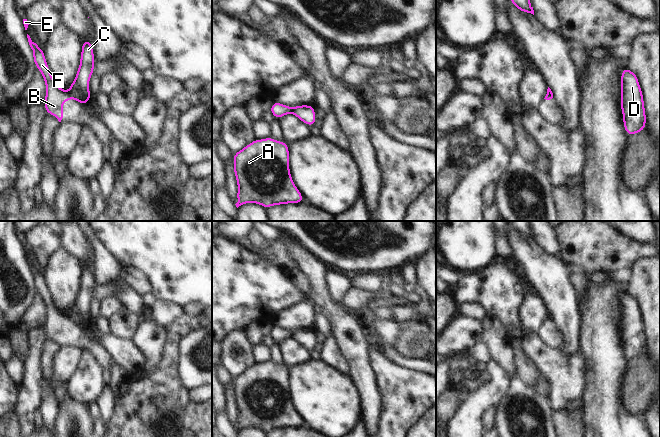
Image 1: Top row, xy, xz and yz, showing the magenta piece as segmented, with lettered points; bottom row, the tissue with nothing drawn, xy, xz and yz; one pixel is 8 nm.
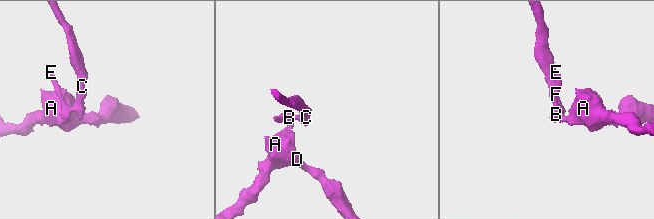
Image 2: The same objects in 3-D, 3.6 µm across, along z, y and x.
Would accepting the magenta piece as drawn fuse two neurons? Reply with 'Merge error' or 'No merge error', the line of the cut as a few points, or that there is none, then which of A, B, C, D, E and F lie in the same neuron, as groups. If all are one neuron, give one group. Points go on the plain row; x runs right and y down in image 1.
Merge error. Split along xy (67, 316), (72, 321). Groups: A B D E F / C

